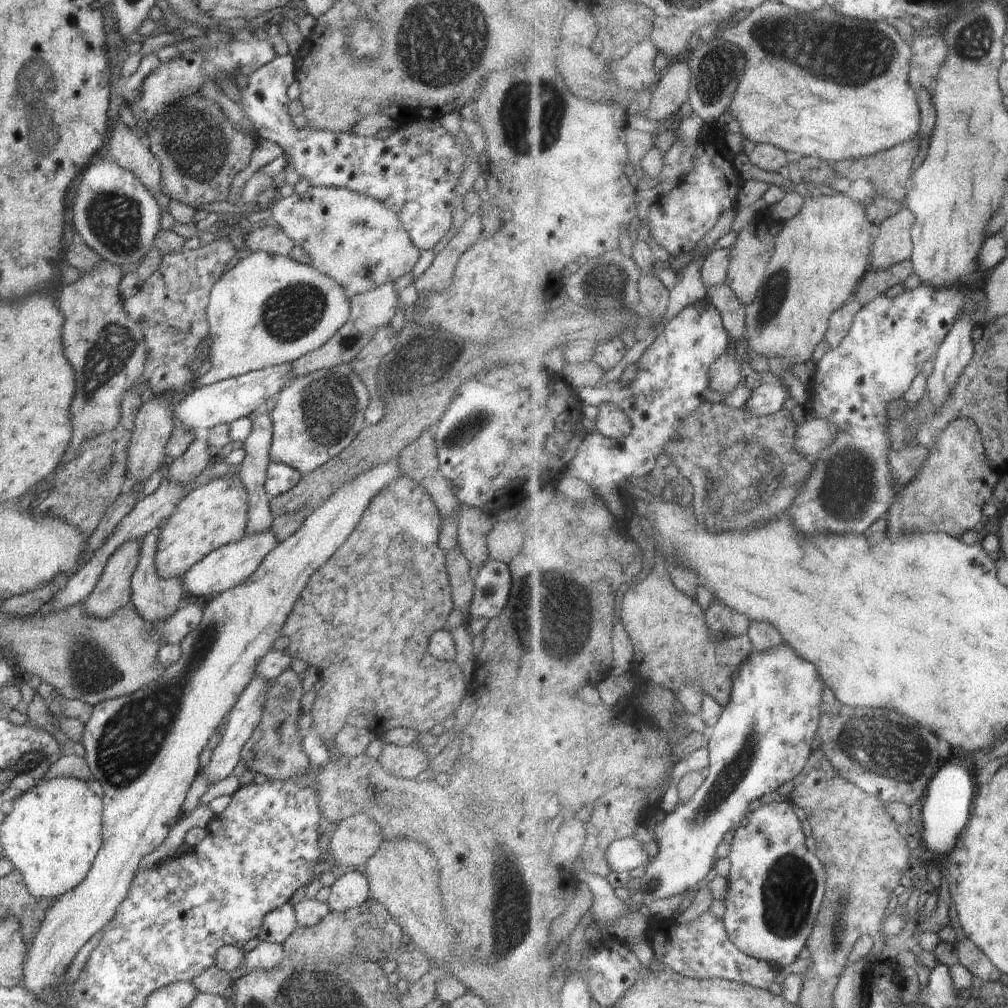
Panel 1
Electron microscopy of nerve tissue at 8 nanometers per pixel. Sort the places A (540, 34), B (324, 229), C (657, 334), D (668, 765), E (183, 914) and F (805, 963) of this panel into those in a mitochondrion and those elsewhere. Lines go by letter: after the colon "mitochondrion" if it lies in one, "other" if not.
A: other
B: mitochondrion
C: other
D: other
E: other
F: other

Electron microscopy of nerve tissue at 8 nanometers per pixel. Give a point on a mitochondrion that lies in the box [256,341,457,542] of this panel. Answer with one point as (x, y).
(326, 408)

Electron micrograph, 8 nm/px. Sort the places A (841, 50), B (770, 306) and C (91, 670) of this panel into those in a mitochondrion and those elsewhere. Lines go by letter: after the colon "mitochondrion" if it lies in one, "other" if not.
A: mitochondrion
B: mitochondrion
C: mitochondrion

